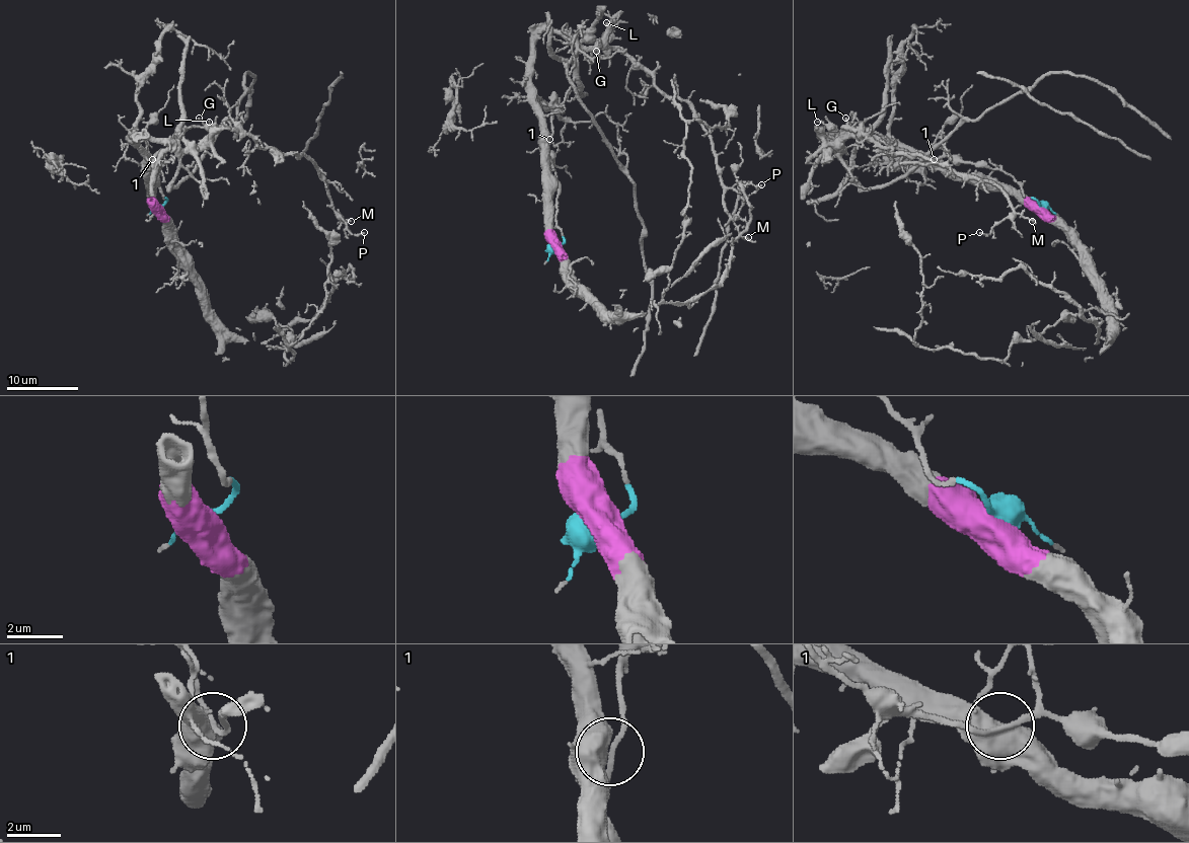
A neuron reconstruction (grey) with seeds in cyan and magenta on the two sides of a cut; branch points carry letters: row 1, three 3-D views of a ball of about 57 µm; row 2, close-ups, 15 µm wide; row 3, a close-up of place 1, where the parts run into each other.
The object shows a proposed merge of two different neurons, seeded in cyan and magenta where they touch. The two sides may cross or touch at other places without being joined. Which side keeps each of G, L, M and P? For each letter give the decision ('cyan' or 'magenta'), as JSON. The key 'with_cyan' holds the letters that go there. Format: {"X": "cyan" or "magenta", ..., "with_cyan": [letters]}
{"G": "magenta", "L": "cyan", "M": "magenta", "P": "magenta", "with_cyan": ["L"]}

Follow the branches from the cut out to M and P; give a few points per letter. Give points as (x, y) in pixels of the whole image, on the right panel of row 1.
M: (1040, 208), (882, 142), (825, 137), (841, 149), (843, 128), (859, 128), (893, 153), (992, 181), (1032, 220)
P: (1040, 208), (882, 142), (825, 137), (841, 149), (843, 128), (859, 128), (992, 181), (1012, 212), (980, 233)

